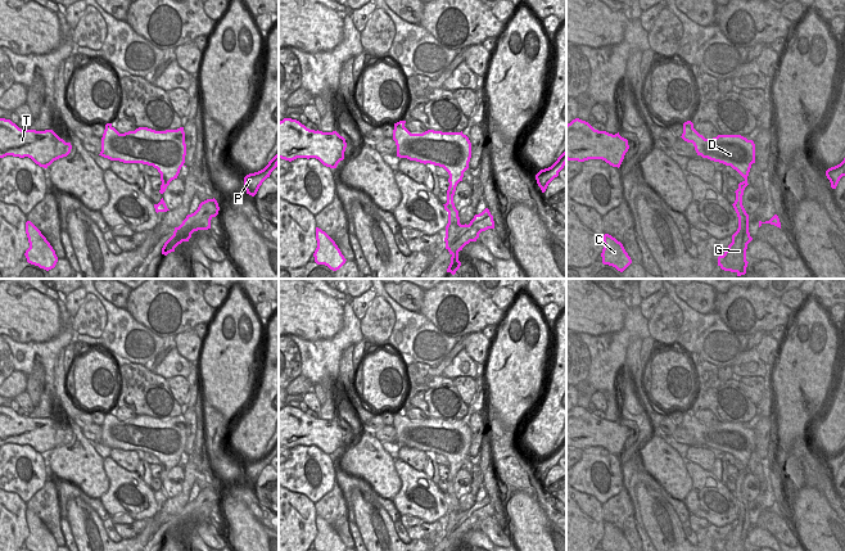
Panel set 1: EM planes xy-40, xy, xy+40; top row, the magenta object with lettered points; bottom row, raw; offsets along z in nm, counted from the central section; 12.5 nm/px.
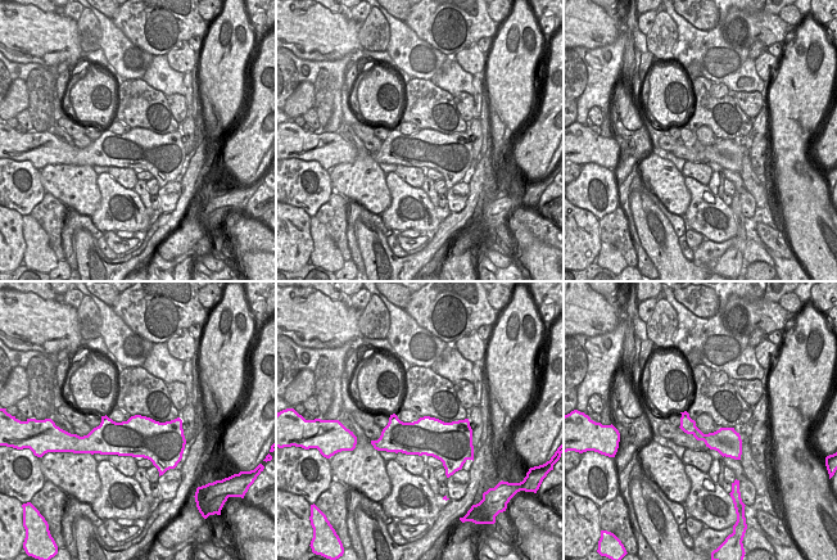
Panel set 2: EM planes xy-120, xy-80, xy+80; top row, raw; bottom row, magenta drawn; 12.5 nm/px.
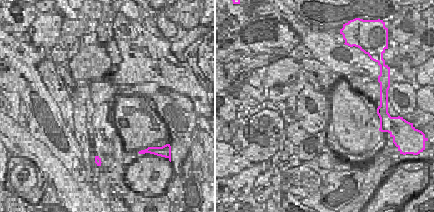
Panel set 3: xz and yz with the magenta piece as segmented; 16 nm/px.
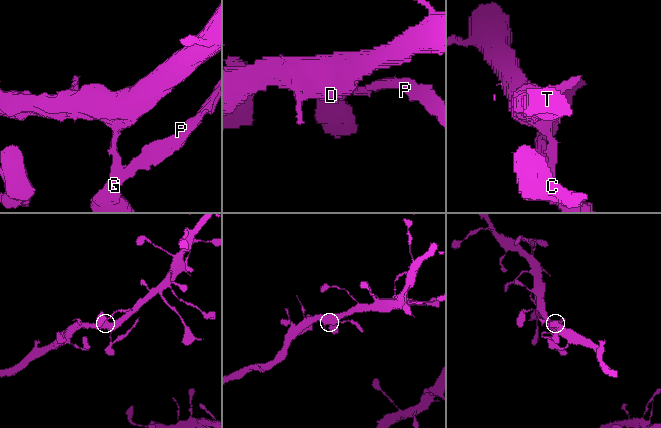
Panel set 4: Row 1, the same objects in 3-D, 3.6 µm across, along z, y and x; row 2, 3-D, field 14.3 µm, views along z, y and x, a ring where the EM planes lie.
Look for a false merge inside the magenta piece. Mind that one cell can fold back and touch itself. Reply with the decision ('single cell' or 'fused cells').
fused cells

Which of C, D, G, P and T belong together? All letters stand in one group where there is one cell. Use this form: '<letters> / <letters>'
C D T / G P

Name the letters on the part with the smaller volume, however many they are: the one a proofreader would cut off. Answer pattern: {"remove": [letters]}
{"remove": ["G", "P"]}

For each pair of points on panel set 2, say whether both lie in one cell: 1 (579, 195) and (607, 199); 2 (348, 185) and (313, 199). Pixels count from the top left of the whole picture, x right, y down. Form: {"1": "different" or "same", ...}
{"1": "same", "2": "different"}

